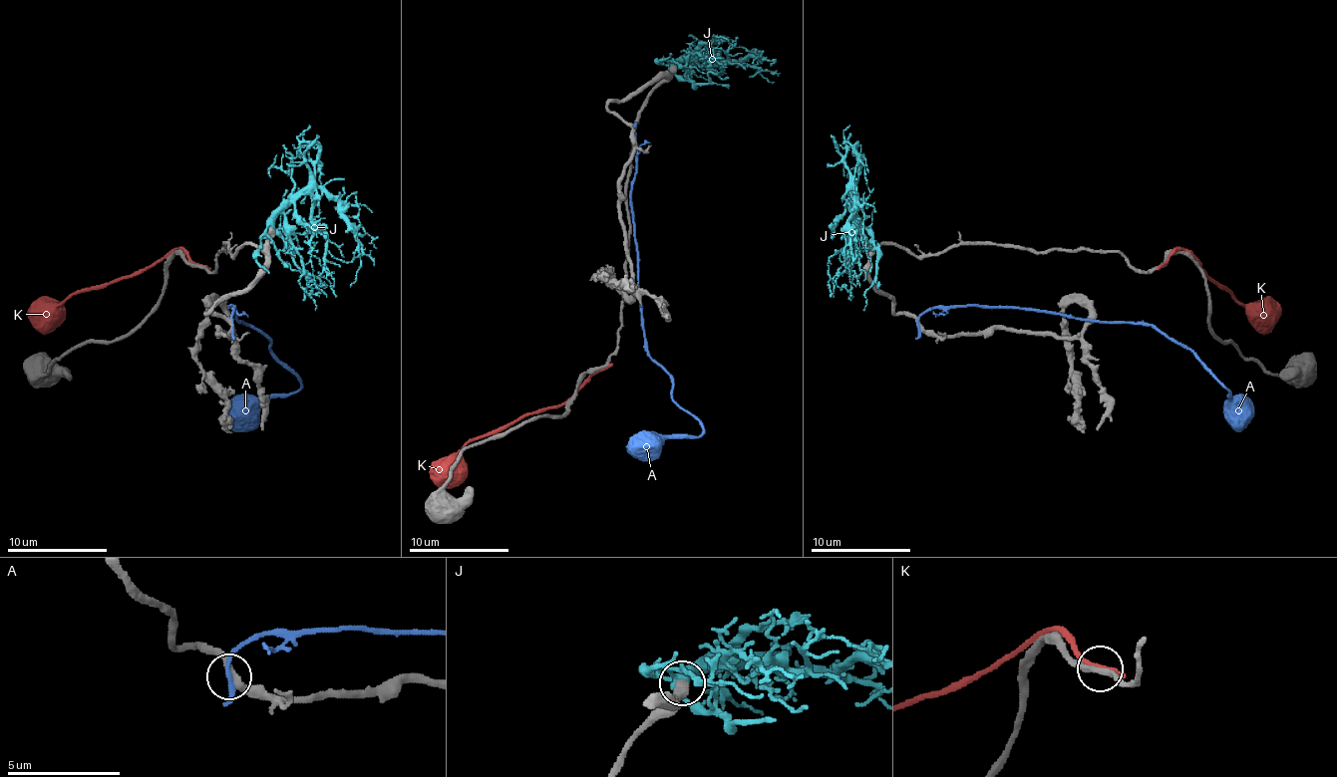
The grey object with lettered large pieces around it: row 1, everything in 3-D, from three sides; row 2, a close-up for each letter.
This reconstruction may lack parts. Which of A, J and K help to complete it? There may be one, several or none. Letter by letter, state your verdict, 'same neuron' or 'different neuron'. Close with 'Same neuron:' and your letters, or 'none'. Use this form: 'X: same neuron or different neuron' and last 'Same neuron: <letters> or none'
A: different neuron
J: same neuron
K: different neuron
Same neuron: J

